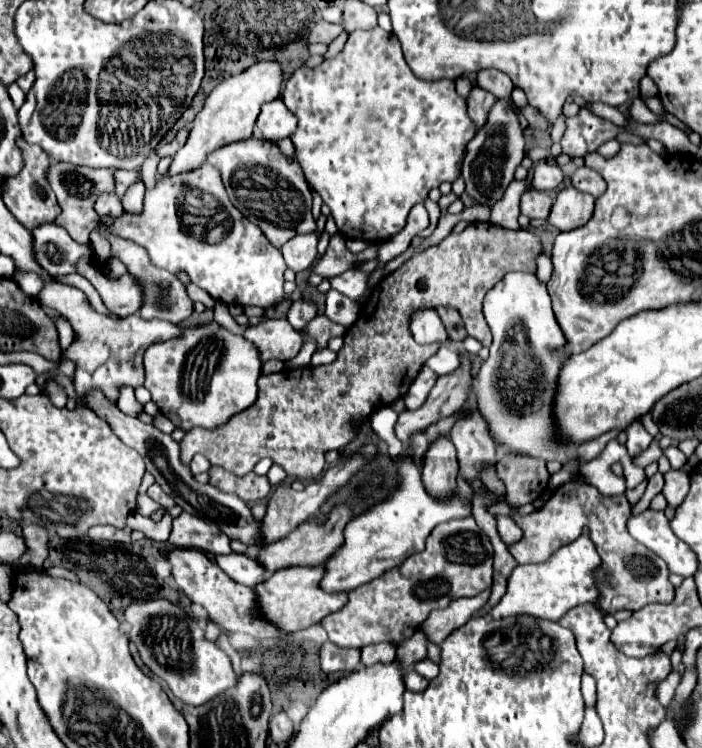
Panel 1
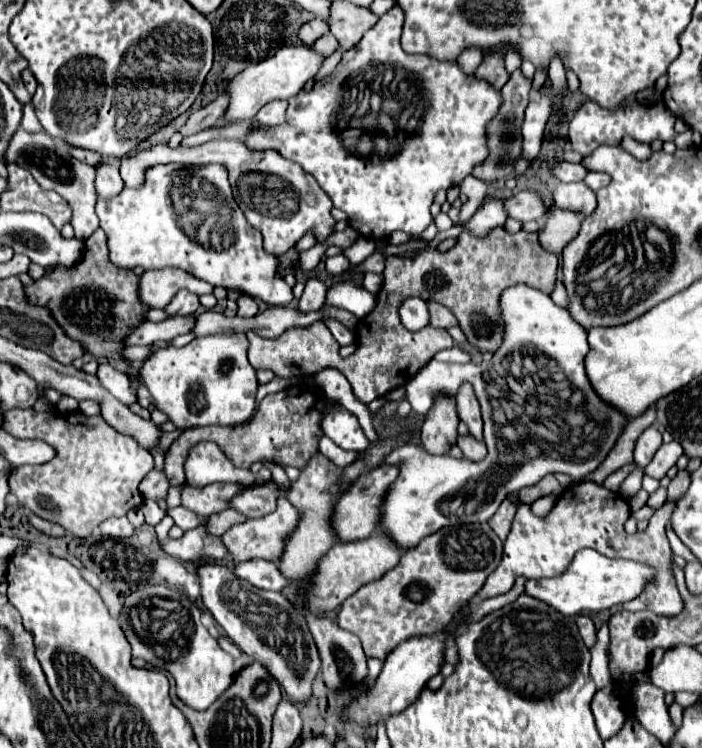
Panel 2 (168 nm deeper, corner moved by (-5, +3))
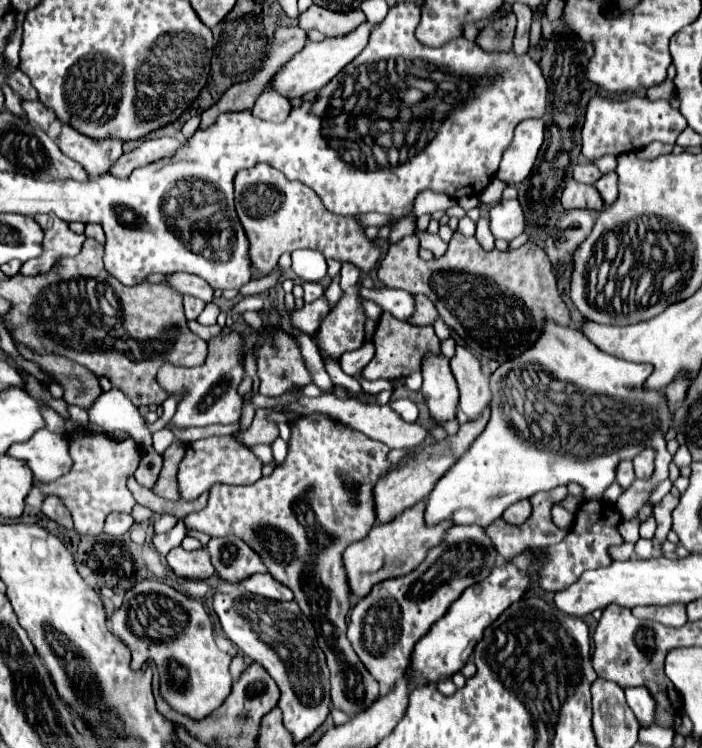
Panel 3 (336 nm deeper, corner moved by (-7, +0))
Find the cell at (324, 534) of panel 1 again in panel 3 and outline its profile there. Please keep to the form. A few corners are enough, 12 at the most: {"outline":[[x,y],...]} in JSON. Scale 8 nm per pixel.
{"outline":[[490,410],[420,448],[374,486],[376,522],[424,500],[480,436]]}

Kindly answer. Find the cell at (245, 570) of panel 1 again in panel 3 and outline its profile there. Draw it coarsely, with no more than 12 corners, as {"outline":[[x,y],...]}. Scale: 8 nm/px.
{"outline":[[268,572],[248,576],[242,586],[272,600],[292,600],[292,590]]}

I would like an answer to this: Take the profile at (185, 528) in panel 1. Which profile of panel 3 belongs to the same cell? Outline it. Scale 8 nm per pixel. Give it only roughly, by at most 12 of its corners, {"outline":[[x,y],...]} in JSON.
{"outline":[[170,550],[168,566],[182,578],[216,572],[206,550]]}

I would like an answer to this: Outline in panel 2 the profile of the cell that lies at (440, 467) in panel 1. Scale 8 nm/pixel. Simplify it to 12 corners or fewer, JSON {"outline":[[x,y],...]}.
{"outline":[[436,395],[422,421],[422,445],[448,453],[458,435],[456,401]]}

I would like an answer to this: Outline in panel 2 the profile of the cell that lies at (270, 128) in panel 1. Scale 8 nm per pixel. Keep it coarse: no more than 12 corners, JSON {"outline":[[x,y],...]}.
{"outline":[[270,101],[256,113],[264,125],[284,121],[288,101]]}

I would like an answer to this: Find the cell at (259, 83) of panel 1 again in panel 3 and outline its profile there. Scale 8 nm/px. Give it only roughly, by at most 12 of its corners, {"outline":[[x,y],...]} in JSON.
{"outline":[[372,24],[308,42],[270,80],[286,98],[326,86],[368,44]]}

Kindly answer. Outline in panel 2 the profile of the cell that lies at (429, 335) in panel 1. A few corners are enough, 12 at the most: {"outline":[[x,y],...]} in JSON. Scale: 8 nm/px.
{"outline":[[404,299],[398,313],[408,331],[428,325],[426,301]]}

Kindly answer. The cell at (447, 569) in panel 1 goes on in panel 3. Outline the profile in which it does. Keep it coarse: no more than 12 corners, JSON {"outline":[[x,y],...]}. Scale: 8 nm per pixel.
{"outline":[[452,526],[416,570],[374,584],[348,640],[382,688],[414,642],[492,572],[482,526]]}

